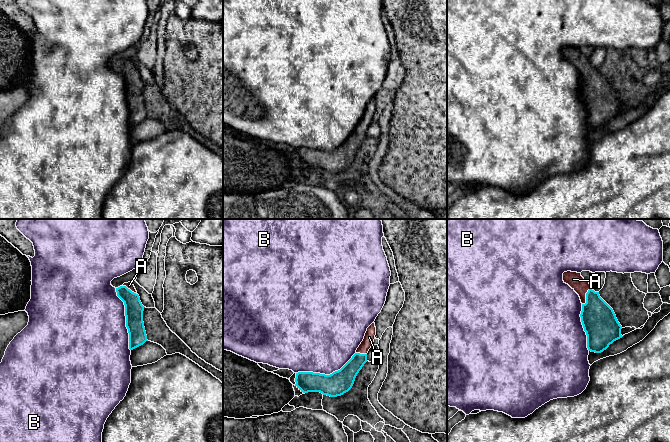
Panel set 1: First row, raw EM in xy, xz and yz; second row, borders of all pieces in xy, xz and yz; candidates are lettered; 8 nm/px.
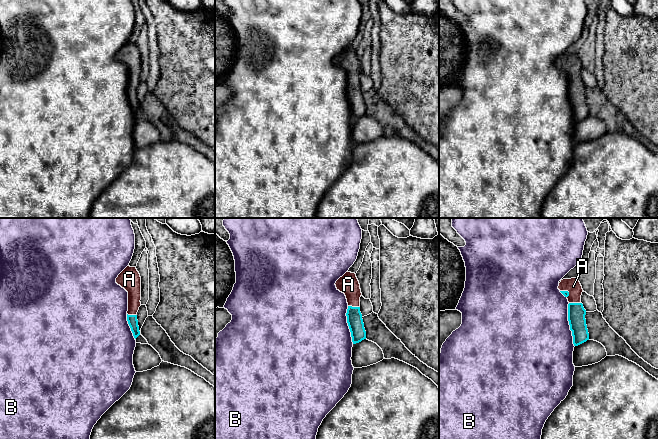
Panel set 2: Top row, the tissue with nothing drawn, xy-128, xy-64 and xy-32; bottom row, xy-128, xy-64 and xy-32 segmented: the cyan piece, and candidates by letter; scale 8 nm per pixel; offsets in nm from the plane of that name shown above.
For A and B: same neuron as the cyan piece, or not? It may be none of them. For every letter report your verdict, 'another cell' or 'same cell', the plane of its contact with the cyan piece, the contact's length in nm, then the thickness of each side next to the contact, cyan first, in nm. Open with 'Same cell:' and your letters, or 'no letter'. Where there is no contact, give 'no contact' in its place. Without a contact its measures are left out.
Same cell: A
A: same cell; meets cyan in yz; contact 160 nm long; 280 nm thick on the cyan side, 120 nm on the other
B: another cell; meets cyan in xy; contact 500 nm long; 150 nm thick on the cyan side, 500 nm on the other

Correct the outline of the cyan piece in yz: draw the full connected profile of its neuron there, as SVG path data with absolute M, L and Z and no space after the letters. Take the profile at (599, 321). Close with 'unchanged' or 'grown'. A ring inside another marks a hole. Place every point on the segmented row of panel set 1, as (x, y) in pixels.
M567 271L563 281L580 297L580 314L584 331L587 335L587 348L591 352L601 353L614 341L622 338L622 326L613 309L600 297L599 292L591 289L581 273Z; grown

